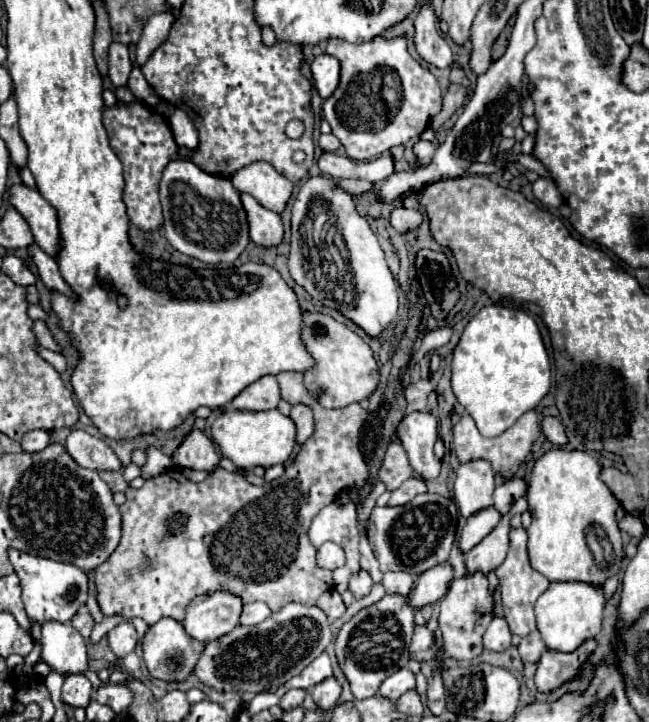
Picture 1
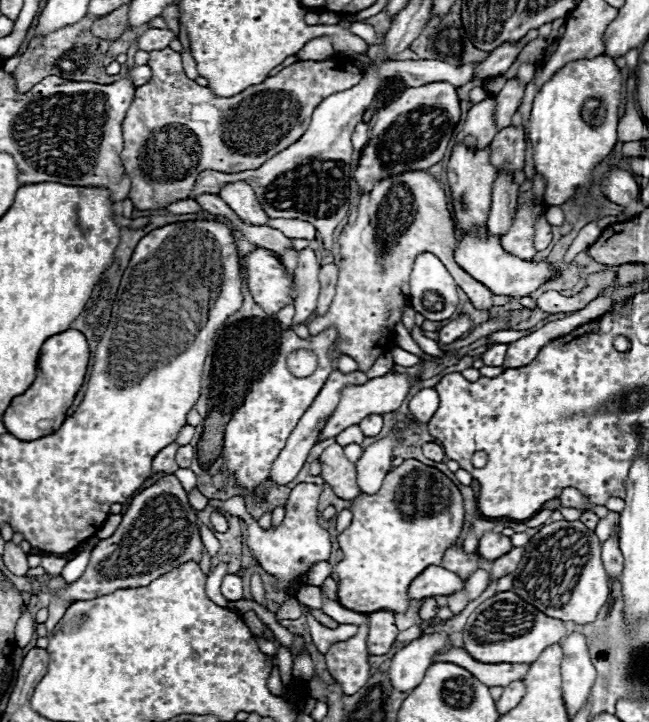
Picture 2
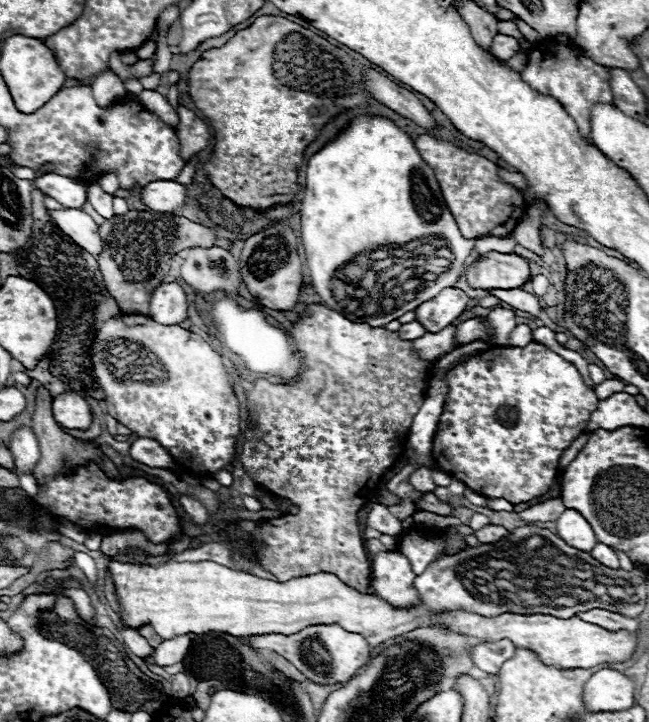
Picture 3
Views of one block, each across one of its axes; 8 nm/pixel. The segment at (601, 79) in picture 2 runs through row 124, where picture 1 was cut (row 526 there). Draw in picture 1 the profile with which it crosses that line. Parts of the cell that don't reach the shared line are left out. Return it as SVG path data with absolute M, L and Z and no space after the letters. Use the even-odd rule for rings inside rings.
M564 448L546 452L532 470L530 488L526 494L532 514L532 524L526 528L528 558L532 568L544 574L550 582L588 582L592 586L602 586L606 578L620 572L624 558L622 538L616 526L616 510L620 504L598 476L600 464L590 454L578 450L568 452ZM590 524L598 524L606 530L606 536L614 548L616 564L608 568L600 568L596 564L584 534Z

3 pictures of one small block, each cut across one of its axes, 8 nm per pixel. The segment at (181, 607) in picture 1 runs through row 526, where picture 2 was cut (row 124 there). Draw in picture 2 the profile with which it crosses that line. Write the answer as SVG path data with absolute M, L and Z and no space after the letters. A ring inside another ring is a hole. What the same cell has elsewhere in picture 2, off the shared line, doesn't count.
M172 48L152 50L148 66L152 68L152 80L136 88L134 102L122 122L124 150L120 158L132 182L128 198L134 202L136 210L158 210L172 202L184 200L192 192L198 174L204 170L224 170L228 174L256 170L256 166L262 166L268 158L292 146L306 132L314 108L326 96L332 96L340 90L350 90L362 78L362 72L342 56L322 62L304 60L280 70L276 76L270 76L262 84L250 86L232 98L218 98L208 88L198 86L184 74L180 52Z

